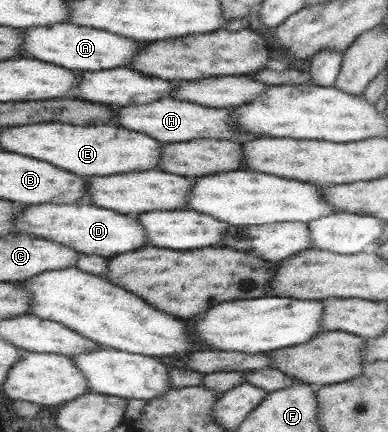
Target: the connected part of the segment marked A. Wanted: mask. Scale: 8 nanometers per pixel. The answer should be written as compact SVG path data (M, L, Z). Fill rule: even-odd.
M56 23L43 27L27 28L24 30L24 52L30 59L57 64L68 70L101 71L116 67L130 66L132 56L142 44L136 40L124 38L113 32L97 28L80 28L78 24Z

